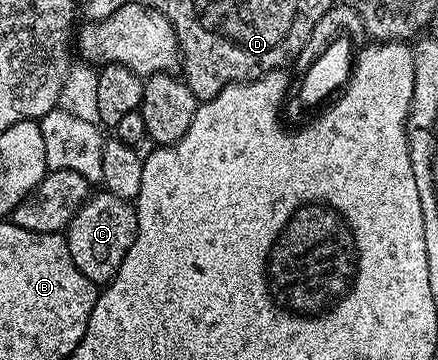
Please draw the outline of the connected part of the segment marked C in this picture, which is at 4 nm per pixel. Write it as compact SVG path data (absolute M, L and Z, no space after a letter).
M105 189L91 194L86 204L72 217L70 226L66 228L66 244L68 253L72 253L72 261L76 261L76 269L88 277L95 285L108 285L120 269L128 249L132 249L132 241L138 232L138 213L133 202L116 197Z

